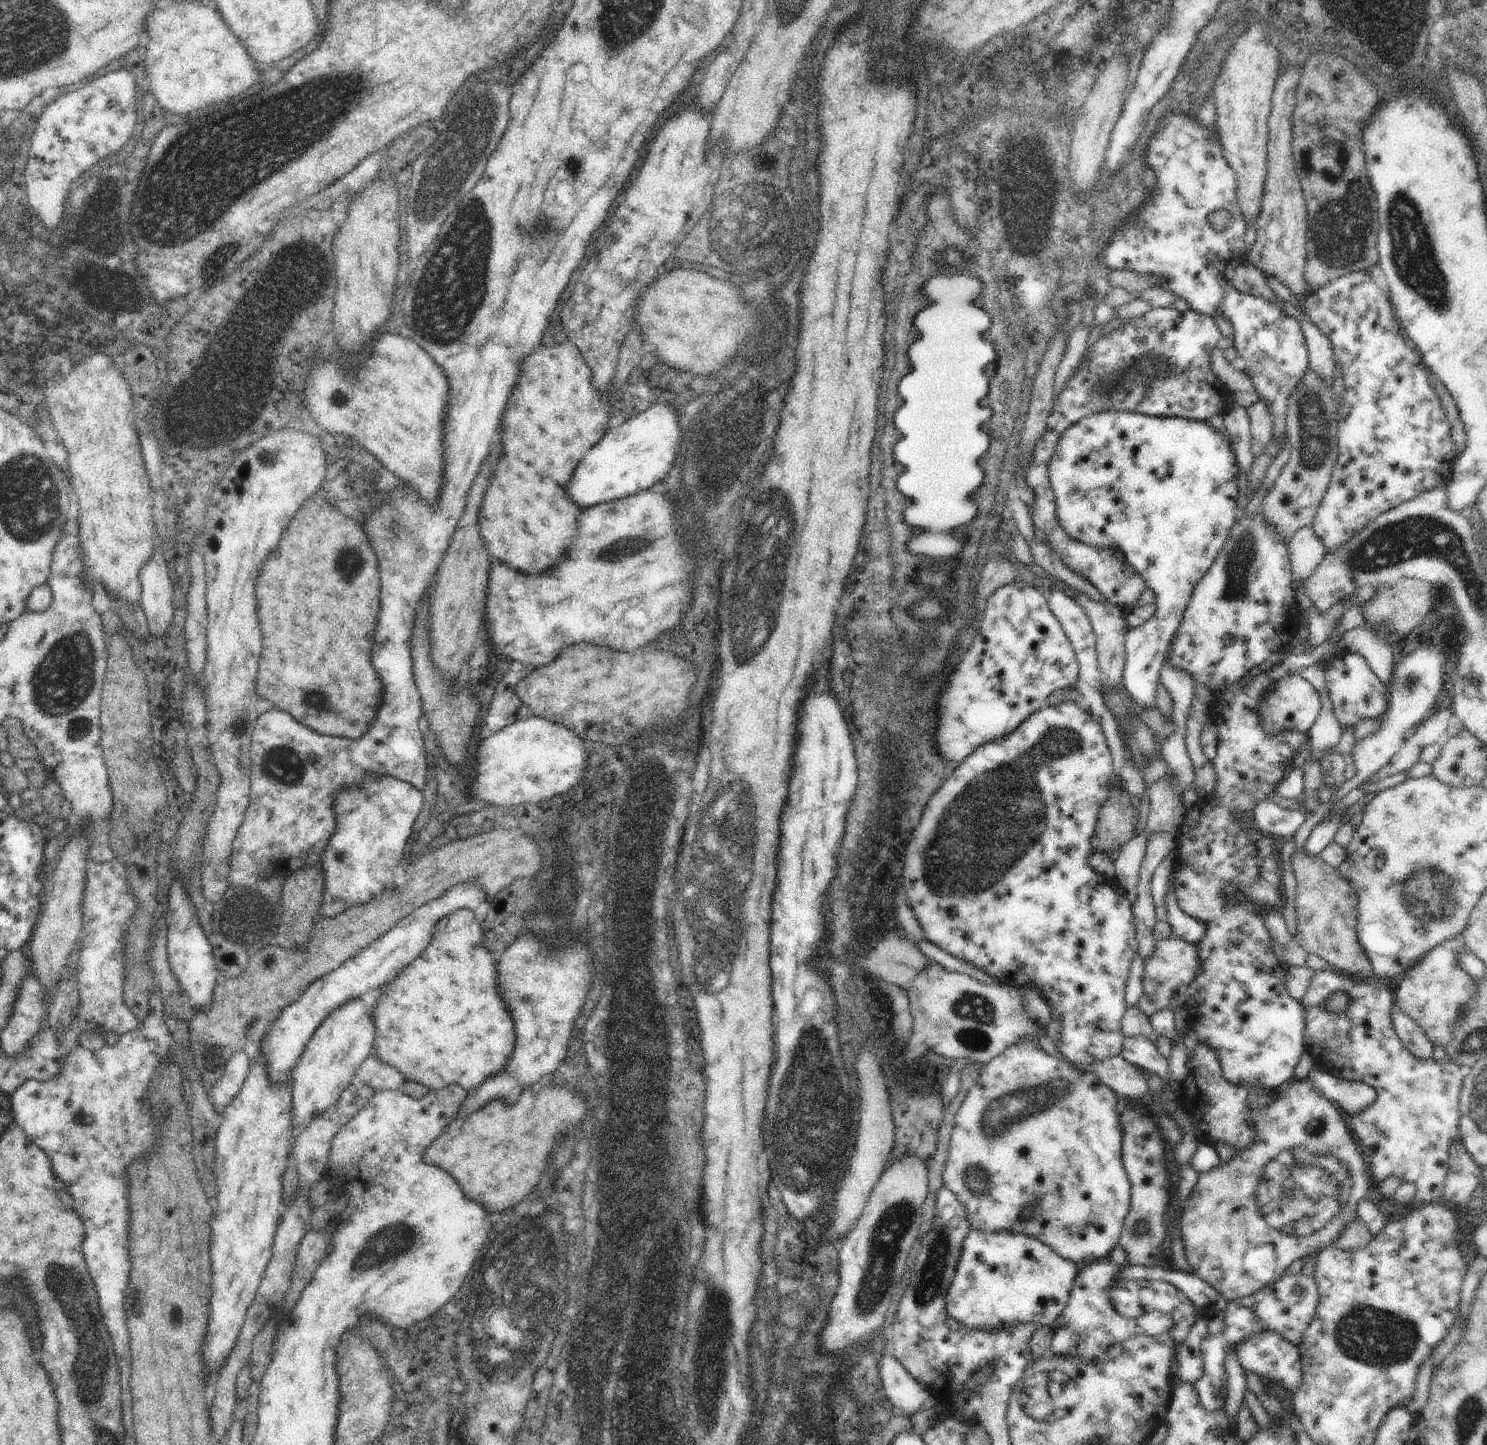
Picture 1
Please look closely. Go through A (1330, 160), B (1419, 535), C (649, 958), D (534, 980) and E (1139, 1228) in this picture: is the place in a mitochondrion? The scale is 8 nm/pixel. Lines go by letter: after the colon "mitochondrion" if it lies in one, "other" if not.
A: mitochondrion
B: mitochondrion
C: mitochondrion
D: other
E: other

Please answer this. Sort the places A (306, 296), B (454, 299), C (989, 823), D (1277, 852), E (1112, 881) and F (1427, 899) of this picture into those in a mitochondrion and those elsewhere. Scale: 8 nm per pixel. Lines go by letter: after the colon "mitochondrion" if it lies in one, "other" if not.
A: mitochondrion
B: mitochondrion
C: mitochondrion
D: other
E: other
F: mitochondrion

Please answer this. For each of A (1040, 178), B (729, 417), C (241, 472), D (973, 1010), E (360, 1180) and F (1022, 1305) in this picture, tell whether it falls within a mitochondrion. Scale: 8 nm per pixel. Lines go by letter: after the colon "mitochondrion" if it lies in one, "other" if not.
A: mitochondrion
B: mitochondrion
C: other
D: mitochondrion
E: other
F: other

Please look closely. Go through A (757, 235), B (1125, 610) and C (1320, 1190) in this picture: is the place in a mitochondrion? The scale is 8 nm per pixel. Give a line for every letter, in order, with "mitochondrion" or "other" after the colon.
A: mitochondrion
B: other
C: mitochondrion

